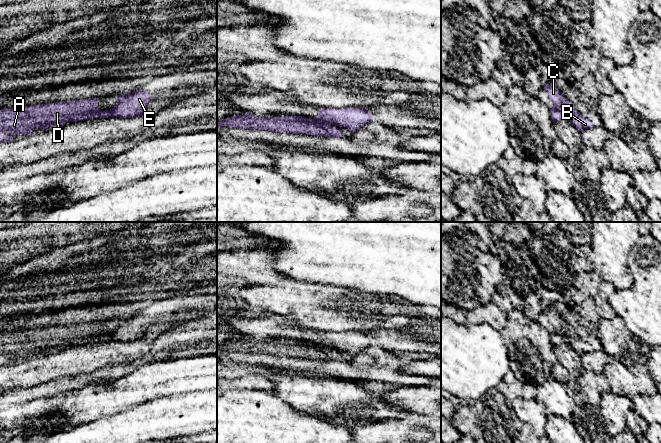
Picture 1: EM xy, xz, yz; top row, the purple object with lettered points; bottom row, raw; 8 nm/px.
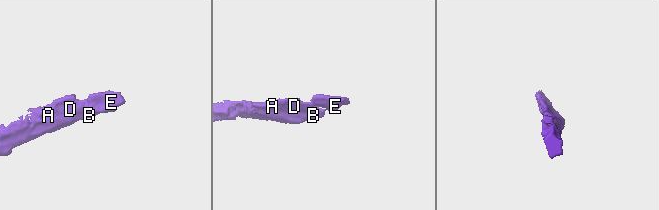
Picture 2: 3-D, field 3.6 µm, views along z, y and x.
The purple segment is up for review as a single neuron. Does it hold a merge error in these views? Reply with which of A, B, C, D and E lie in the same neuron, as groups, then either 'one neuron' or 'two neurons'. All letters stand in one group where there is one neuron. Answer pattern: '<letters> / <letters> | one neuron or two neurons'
A B D / C E | two neurons

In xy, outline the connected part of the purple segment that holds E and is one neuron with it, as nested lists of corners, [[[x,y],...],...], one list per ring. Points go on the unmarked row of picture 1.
[[[143,313],[115,321],[118,323],[117,329],[110,334],[101,335],[100,338],[103,339],[104,342],[134,342],[145,340],[147,330],[152,324],[151,319]]]

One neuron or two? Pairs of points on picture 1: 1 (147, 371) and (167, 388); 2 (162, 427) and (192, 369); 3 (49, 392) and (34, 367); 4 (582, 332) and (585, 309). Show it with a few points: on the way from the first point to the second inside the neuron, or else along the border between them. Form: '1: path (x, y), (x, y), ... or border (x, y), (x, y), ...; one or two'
1: path (152, 376), (162, 383); one
2: border (203, 390), (159, 395), (157, 397); two
3: border (66, 376), (26, 388); two
4: path (585, 326), (585, 315); one

